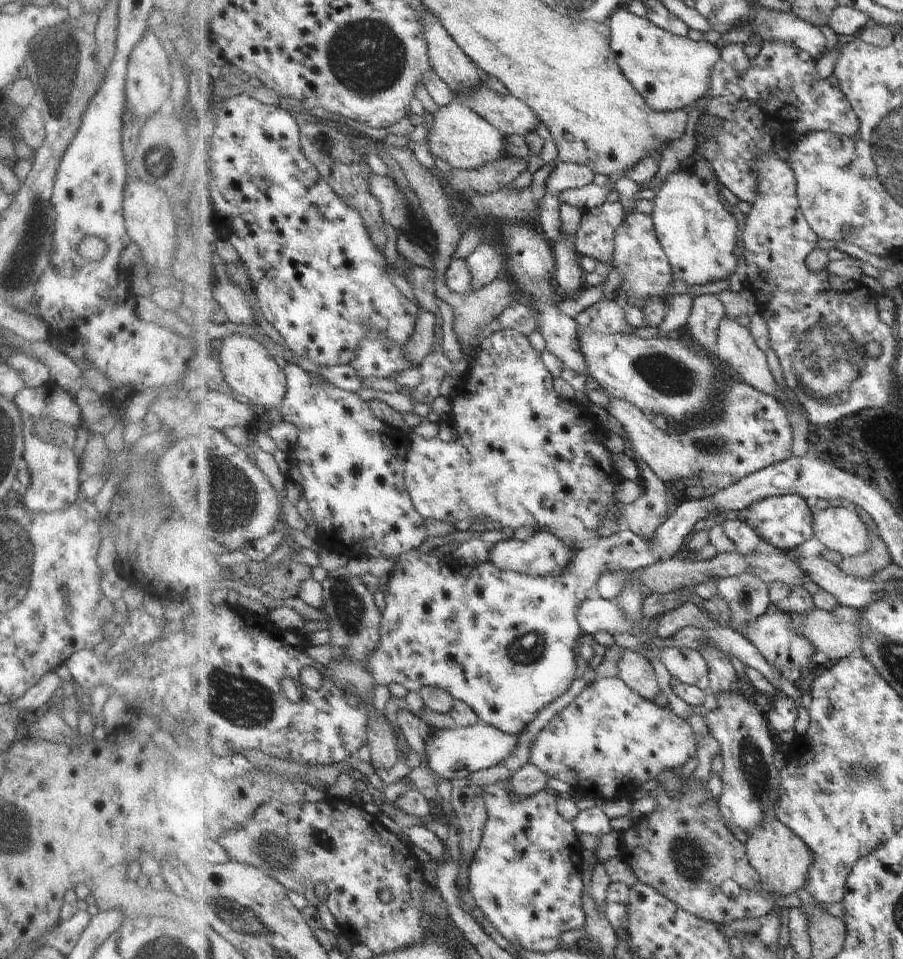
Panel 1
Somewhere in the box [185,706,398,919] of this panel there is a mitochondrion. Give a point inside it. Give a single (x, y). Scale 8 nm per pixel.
(275, 847)

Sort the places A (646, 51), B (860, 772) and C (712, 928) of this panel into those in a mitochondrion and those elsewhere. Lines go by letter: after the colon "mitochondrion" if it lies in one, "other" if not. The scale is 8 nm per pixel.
A: other
B: mitochondrion
C: other

